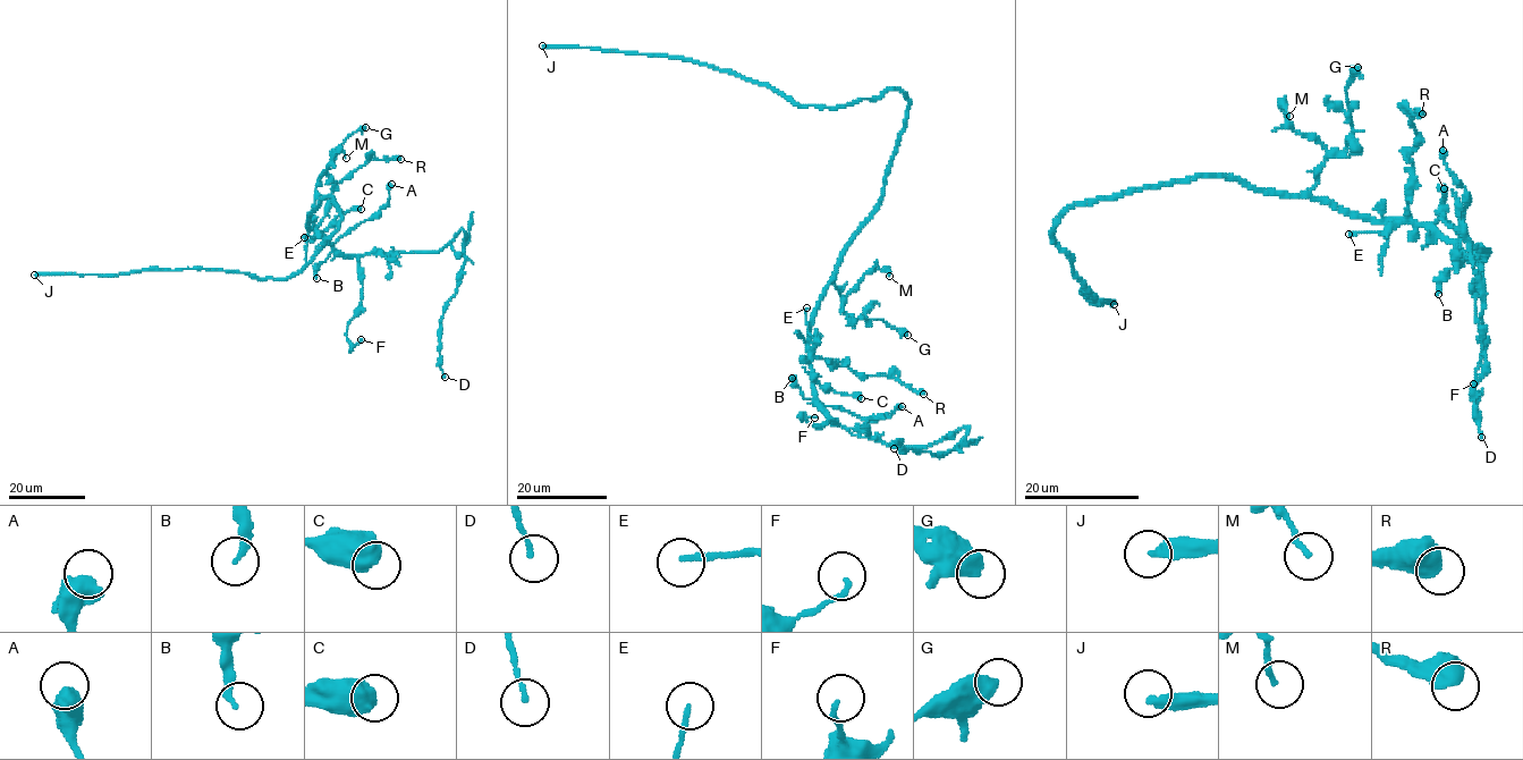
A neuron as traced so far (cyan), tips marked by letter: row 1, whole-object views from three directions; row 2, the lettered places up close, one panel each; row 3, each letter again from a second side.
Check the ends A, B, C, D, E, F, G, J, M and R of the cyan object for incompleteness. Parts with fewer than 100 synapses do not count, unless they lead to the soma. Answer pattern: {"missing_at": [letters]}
{"missing_at": ["J"]}

